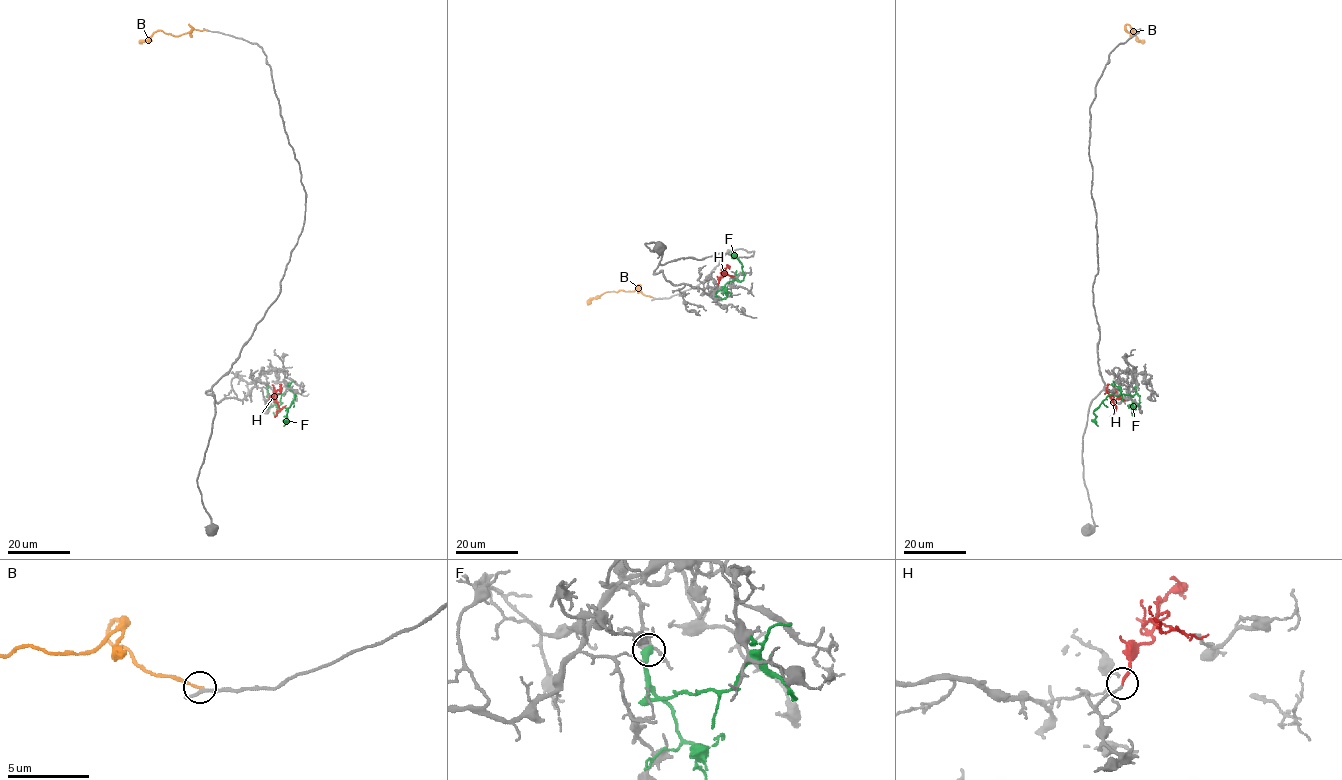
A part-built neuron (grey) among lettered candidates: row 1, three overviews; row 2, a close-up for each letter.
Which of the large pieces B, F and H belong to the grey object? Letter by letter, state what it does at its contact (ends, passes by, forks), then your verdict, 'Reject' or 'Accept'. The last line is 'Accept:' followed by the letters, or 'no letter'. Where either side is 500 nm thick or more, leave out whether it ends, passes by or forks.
B: It ends there. Reject
F: It ends there. Reject
H: It ends there. Accept
Accept: H

